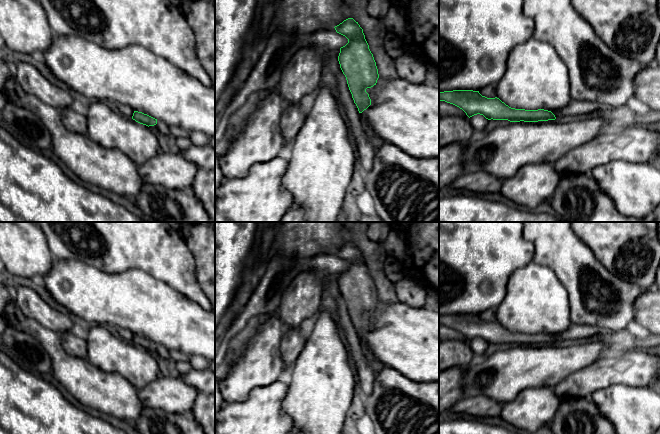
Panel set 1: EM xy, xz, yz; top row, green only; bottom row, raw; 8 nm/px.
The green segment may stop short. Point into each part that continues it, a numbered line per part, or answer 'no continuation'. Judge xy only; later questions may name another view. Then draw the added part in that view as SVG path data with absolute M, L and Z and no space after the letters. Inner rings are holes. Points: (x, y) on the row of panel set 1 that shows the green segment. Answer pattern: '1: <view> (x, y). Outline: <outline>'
1: xy (162, 127). Outline: M157 120L157 124L154 126L149 126L150 129L158 130L163 135L169 135L170 134L170 127L163 122L162 120Z

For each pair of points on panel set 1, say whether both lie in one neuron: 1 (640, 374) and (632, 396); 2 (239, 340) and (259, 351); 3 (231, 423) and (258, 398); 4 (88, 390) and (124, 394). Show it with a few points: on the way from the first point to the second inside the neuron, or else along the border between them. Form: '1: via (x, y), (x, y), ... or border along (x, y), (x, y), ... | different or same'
1: border along (612, 385), (626, 384), (649, 387) | different
2: border along (261, 326), (248, 342), (242, 355), (233, 364) | different
3: via (238, 419), (252, 405) | same
4: via (97, 390), (115, 394) | same

